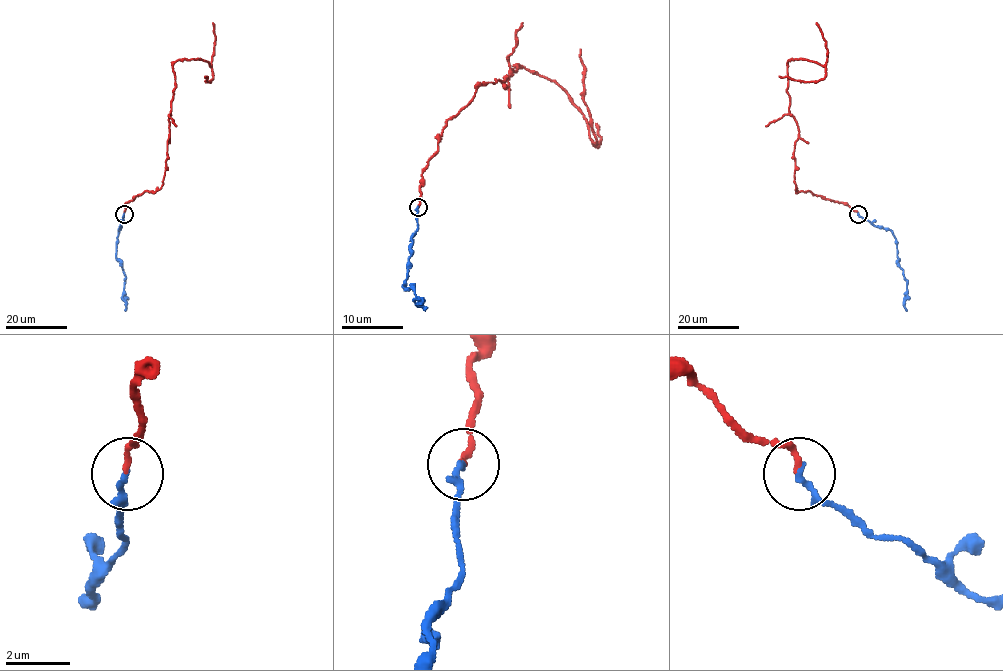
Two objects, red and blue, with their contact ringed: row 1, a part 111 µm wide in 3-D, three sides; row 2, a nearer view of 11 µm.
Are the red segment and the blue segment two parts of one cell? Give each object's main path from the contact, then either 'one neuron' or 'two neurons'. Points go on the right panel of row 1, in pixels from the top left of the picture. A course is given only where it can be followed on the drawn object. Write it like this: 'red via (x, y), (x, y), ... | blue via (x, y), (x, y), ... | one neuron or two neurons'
red via (857, 214), (795, 189), (799, 129), (789, 110), (787, 61), (825, 67), (817, 81), (779, 76) | blue via (858, 214), (873, 225), (888, 228), (894, 237), (898, 265), (907, 281), (904, 303), (907, 310) | one neuron

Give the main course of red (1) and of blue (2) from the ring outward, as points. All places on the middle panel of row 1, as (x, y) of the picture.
1: (418, 206), (443, 127), (480, 83), (505, 79), (510, 89), (519, 65), (553, 80), (596, 141), (579, 49)
2: (418, 207), (409, 268), (401, 286), (412, 288), (417, 297), (421, 299), (420, 305)

